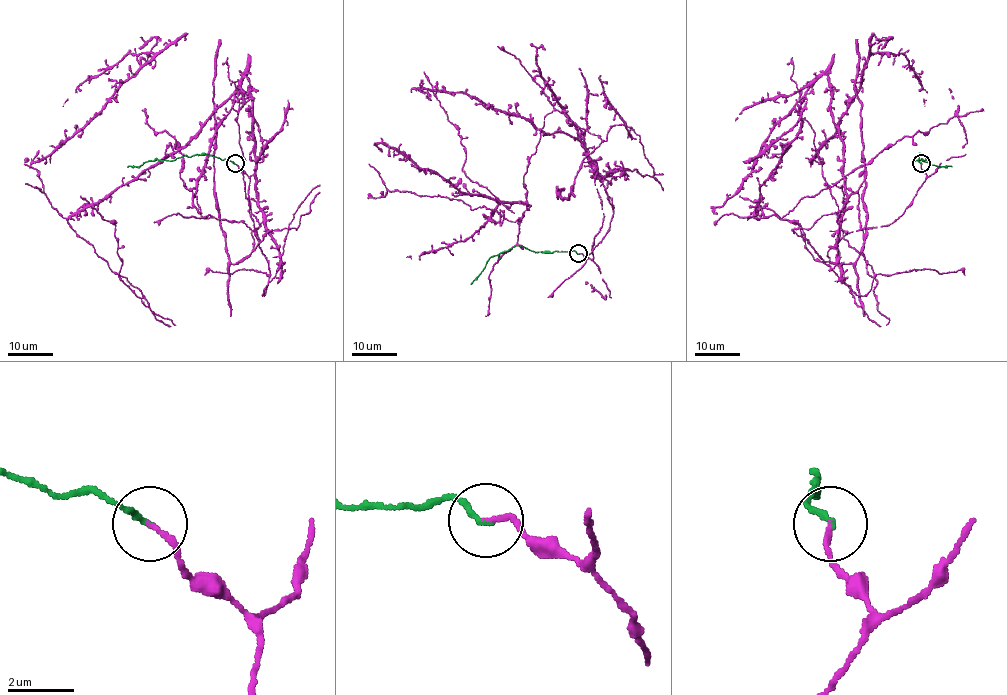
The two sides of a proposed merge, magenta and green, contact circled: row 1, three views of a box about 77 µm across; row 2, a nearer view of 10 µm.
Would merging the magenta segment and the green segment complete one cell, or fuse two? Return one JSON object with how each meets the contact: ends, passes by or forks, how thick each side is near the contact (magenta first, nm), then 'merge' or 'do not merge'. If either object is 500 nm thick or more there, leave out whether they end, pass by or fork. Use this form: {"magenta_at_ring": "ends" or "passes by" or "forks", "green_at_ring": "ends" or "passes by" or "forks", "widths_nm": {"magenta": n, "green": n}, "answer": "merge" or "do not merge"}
{"magenta_at_ring": "ends", "green_at_ring": "ends", "widths_nm": {"magenta": 160, "green": 180}, "answer": "merge"}

